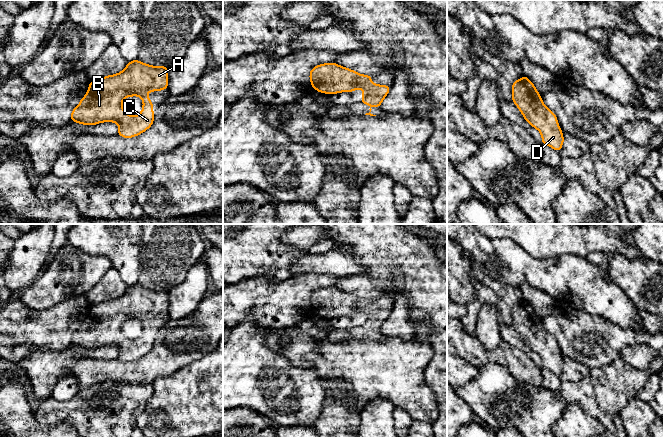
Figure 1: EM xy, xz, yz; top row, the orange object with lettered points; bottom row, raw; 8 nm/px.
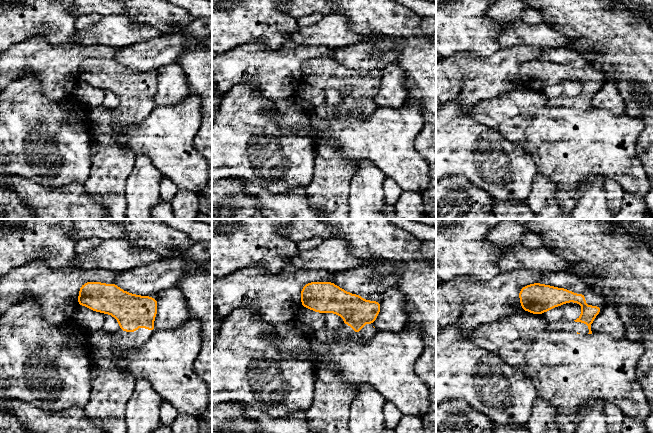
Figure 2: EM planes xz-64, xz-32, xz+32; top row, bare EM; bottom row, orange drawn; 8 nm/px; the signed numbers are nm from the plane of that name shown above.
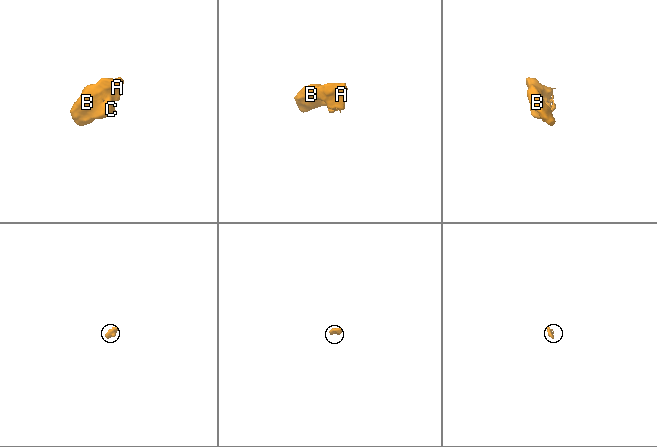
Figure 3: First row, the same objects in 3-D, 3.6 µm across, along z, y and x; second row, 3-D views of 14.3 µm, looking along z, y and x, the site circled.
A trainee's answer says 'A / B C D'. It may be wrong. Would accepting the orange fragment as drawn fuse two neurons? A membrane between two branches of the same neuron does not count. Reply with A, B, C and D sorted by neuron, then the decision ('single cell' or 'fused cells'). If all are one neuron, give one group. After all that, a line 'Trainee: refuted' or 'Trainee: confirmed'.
groups A B C D; single cell
Trainee: refuted

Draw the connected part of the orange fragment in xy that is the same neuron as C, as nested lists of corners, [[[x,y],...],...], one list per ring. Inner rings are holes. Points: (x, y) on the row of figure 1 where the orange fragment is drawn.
[[[137,59],[130,61],[120,73],[89,82],[89,90],[71,112],[71,121],[82,125],[115,122],[119,127],[119,136],[124,138],[138,136],[152,126],[155,118],[153,104],[146,94],[167,88],[168,67],[147,65]],[[130,96],[139,96],[143,100],[143,108],[139,115],[130,116],[122,108],[122,101]]]

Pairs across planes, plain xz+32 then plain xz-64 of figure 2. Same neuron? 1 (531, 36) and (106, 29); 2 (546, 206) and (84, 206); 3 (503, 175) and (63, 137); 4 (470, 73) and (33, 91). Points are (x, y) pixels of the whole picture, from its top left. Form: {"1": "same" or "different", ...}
{"1": "same", "2": "different", "3": "same", "4": "different"}

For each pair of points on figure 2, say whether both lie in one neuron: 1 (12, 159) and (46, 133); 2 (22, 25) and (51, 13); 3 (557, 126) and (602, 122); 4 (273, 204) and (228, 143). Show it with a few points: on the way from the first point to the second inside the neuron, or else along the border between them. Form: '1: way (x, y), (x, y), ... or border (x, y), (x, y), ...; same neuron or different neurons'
1: way (20, 151), (34, 137), (38, 137); same neuron
2: way (29, 18), (31, 16), (44, 16); same neuron
3: way (568, 126), (572, 126), (575, 123), (591, 123); same neuron
4: border (237, 177), (260, 184), (273, 193), (281, 193); different neurons

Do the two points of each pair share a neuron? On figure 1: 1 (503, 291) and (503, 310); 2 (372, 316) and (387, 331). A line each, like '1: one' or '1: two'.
1: one
2: two

